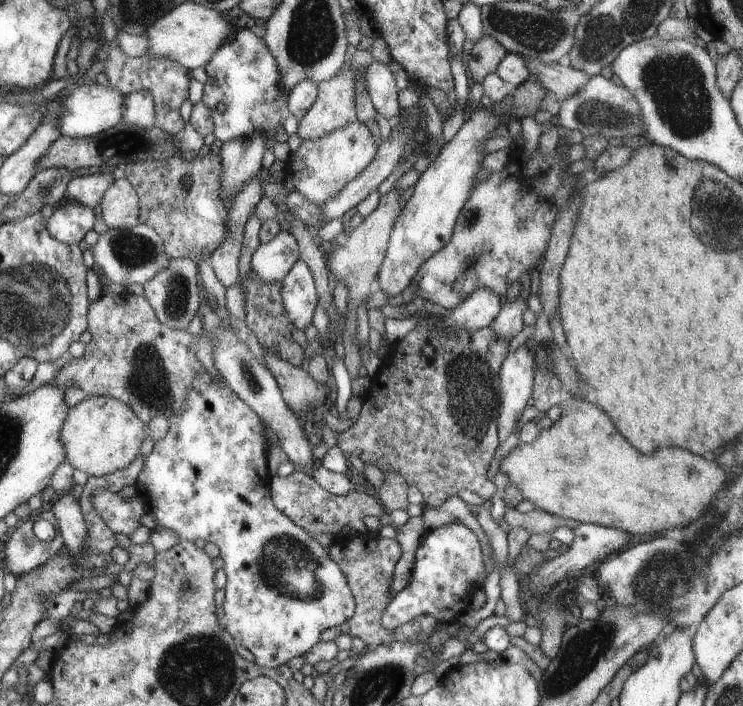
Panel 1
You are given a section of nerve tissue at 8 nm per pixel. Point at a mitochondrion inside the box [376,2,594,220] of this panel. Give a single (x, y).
(536, 33)

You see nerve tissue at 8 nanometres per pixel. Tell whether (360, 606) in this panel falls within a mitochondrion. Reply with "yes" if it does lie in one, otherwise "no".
no

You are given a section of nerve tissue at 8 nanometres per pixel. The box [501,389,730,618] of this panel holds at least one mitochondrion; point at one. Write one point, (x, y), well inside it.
(660, 578)

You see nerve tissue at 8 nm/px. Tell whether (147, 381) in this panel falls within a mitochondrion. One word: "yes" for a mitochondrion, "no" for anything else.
yes

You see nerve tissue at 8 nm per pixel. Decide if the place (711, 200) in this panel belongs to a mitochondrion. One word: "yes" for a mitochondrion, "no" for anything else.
yes

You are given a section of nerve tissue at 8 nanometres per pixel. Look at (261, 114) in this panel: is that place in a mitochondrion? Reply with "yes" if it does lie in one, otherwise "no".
no

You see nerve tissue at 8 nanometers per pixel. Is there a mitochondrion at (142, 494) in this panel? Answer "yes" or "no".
no

